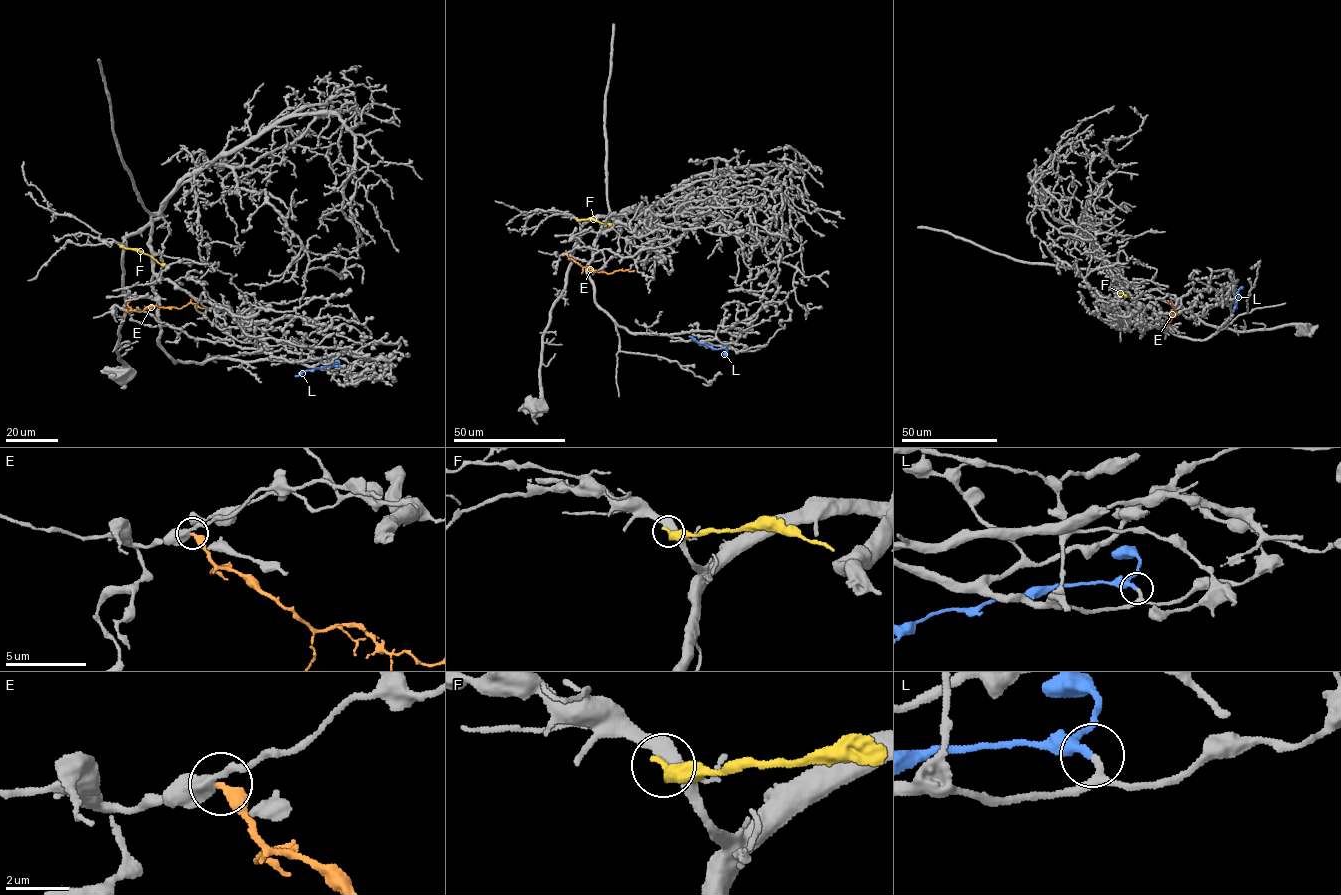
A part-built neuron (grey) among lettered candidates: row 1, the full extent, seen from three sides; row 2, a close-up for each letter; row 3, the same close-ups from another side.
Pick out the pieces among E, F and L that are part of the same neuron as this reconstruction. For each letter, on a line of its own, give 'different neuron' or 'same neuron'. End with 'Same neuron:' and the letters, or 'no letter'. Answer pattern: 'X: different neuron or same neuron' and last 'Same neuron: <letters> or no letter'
E: different neuron
F: different neuron
L: same neuron
Same neuron: L

